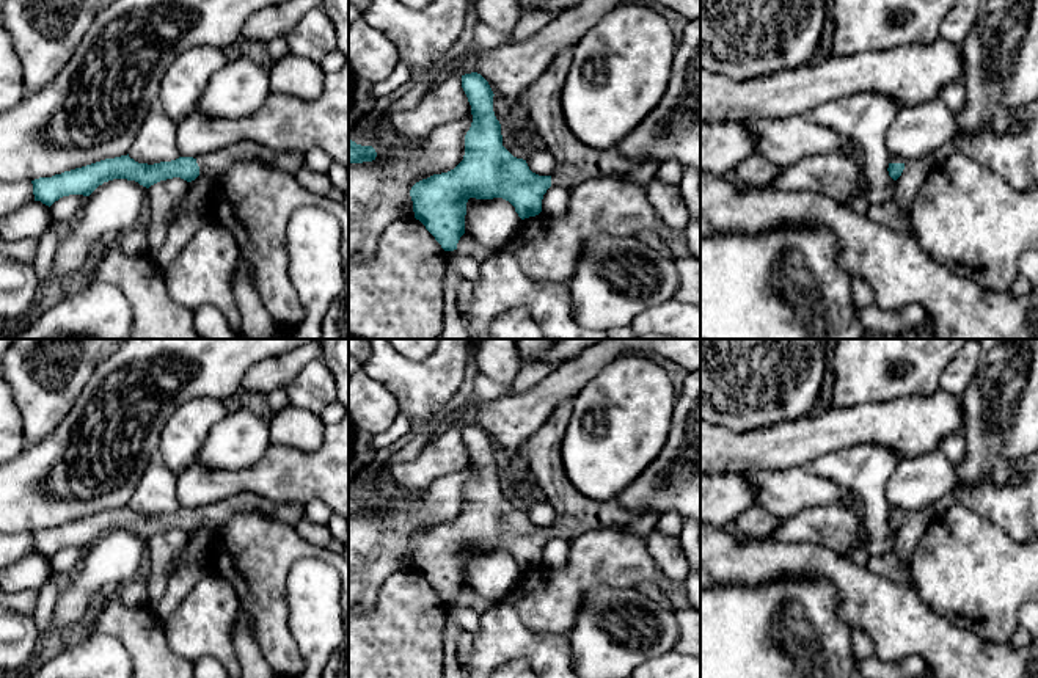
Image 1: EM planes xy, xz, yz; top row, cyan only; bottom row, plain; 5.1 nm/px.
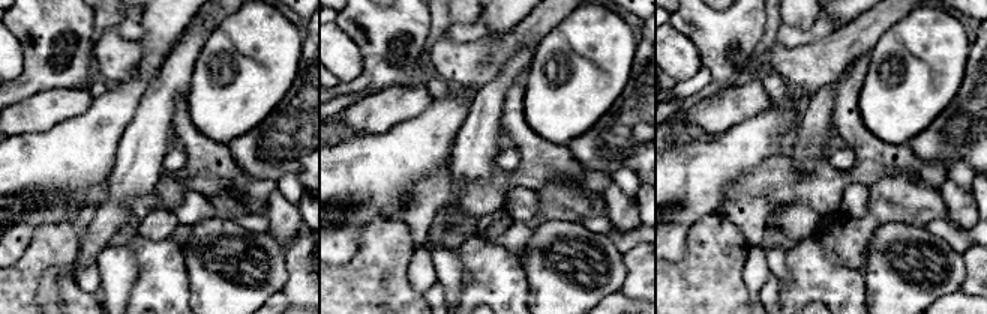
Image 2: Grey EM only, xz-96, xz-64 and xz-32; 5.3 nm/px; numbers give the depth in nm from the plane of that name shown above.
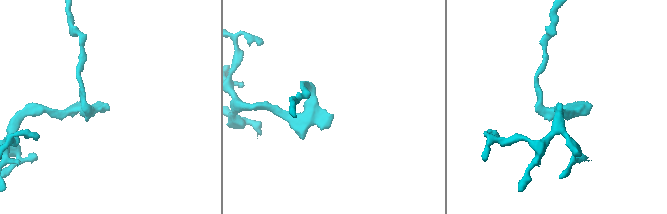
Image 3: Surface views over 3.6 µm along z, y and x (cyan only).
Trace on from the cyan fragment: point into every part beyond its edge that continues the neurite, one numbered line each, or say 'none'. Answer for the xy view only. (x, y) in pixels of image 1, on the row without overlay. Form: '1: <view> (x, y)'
1: xy (214, 517)

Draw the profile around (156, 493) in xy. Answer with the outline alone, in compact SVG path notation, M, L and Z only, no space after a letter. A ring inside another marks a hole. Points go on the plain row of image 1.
M159 458L152 460L129 501L129 508L148 516L179 510L176 472L166 468Z

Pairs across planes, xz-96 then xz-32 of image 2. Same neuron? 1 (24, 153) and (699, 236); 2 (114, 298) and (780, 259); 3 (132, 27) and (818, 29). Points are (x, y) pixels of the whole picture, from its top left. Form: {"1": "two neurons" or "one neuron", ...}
{"1": "two neurons", "2": "one neuron", "3": "one neuron"}

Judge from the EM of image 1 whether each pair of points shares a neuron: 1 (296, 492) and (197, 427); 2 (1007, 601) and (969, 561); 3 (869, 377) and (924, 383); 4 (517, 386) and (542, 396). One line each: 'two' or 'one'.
1: two
2: one
3: one
4: two

